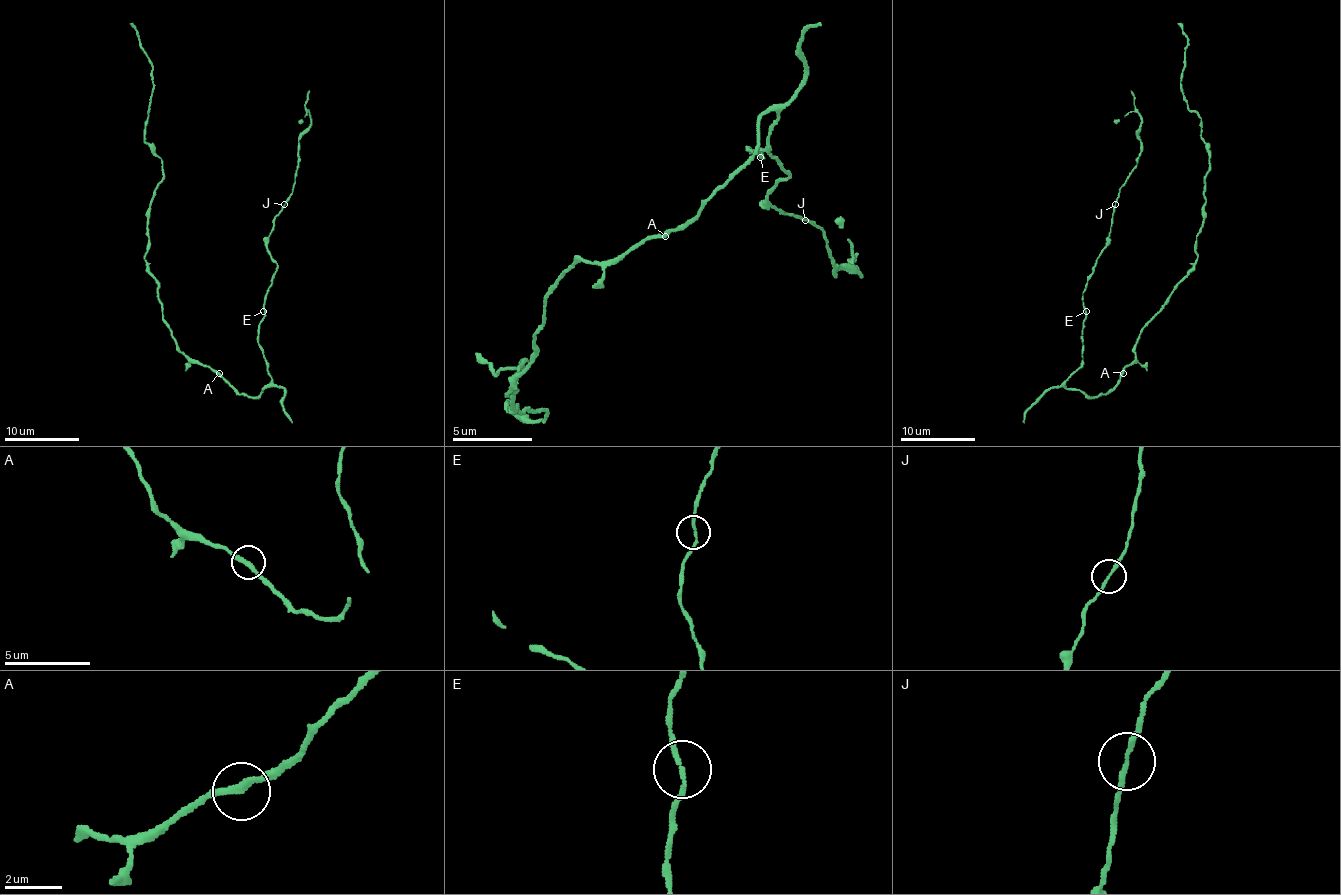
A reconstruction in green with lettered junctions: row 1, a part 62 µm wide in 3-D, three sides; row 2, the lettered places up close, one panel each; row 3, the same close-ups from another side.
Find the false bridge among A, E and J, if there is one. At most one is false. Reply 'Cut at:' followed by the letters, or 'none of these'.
Cut at: none of these

